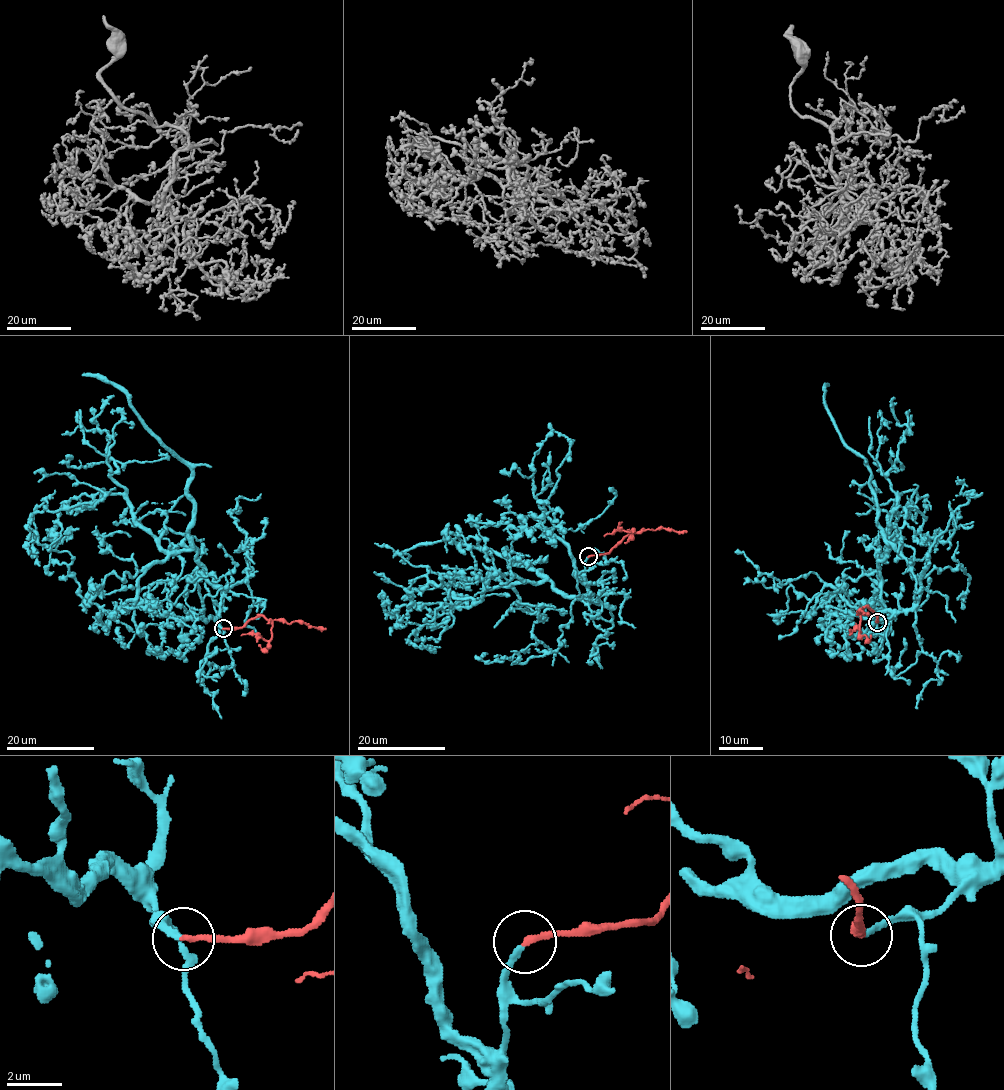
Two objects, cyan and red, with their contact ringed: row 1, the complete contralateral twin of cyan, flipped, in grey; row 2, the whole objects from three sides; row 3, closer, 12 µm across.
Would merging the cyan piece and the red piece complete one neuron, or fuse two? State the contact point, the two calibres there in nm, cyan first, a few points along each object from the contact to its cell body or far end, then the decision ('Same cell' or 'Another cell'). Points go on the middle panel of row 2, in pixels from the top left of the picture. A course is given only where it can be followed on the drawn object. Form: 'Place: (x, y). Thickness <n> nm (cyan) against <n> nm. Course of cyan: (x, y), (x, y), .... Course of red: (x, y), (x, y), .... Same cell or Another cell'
Place: (588, 556). Thickness 200 nm (cyan) against 200 nm. Course of cyan: (588, 557), (588, 601), (513, 574), (442, 573), (437, 585), (407, 554), (400, 562). Course of red: (588, 556), (605, 554), (628, 534), (647, 529), (687, 531). Same cell

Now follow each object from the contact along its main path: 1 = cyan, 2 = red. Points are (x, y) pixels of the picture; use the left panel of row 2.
1: (223, 629), (194, 549), (154, 563), (113, 610), (86, 605), (71, 555), (50, 549), (53, 520)
2: (223, 629), (241, 628), (252, 618), (263, 616), (268, 620), (300, 621), (326, 629)

